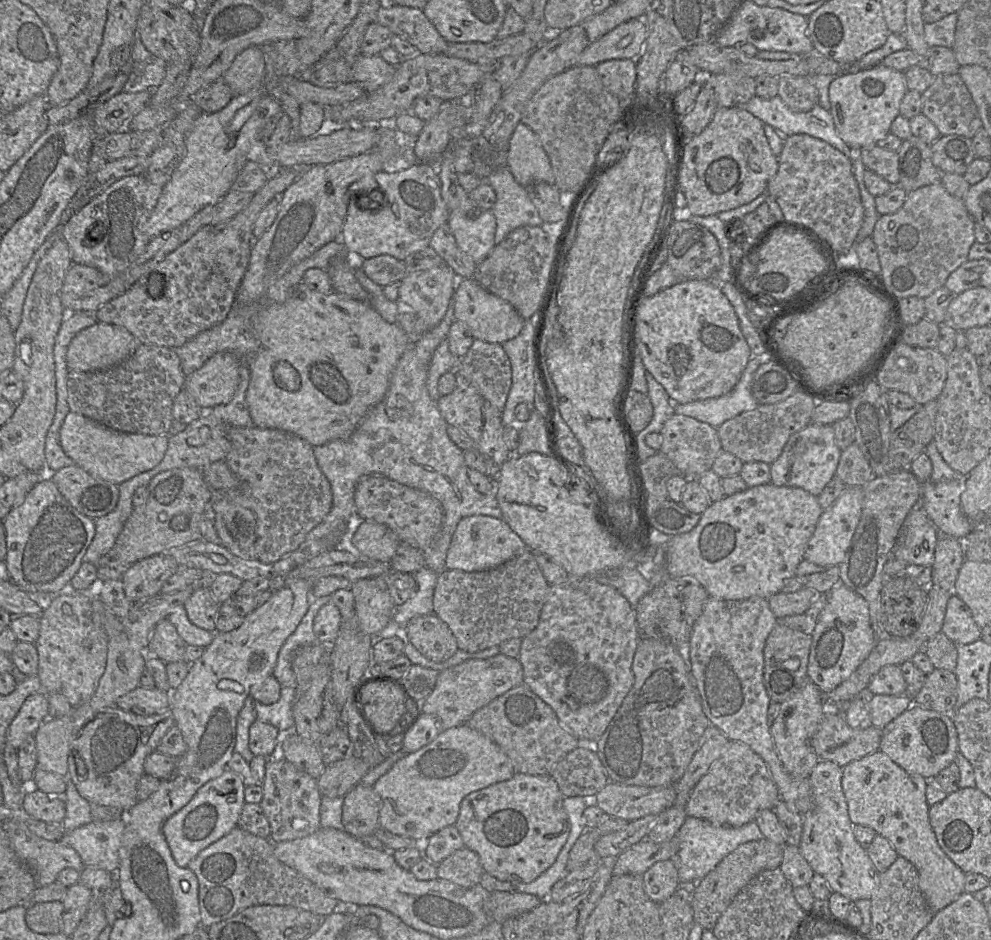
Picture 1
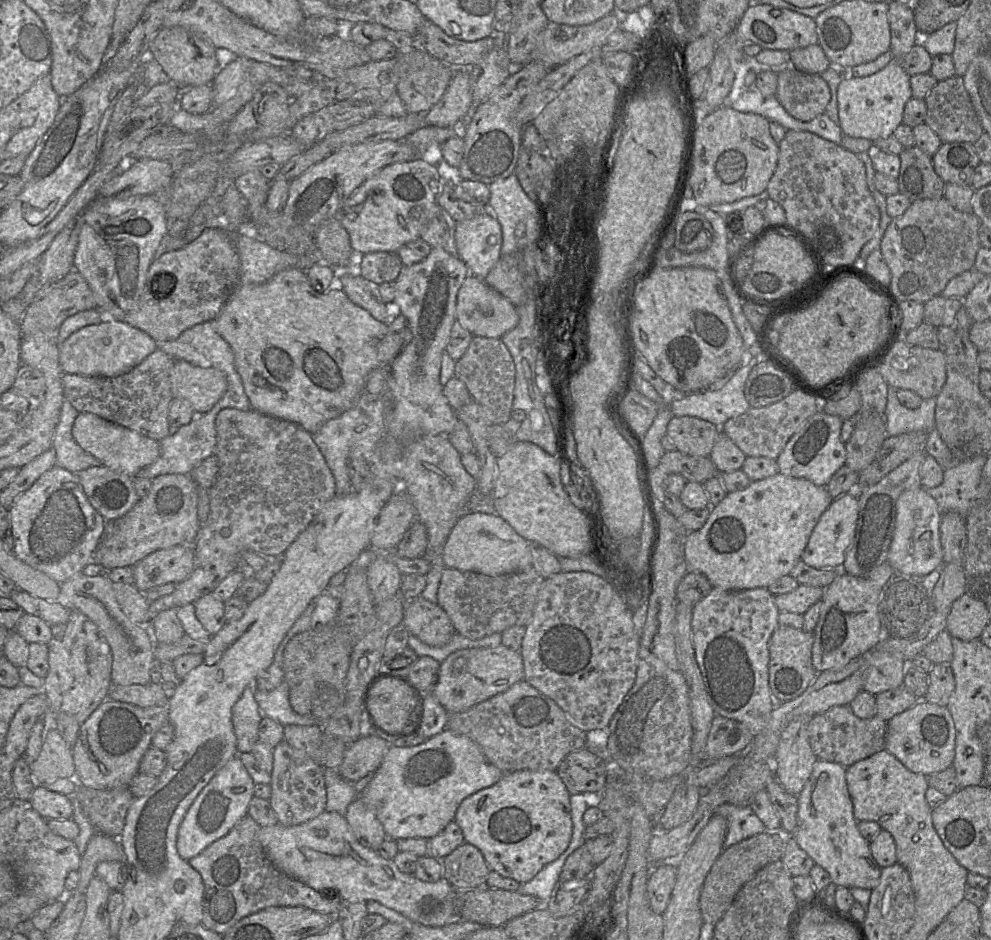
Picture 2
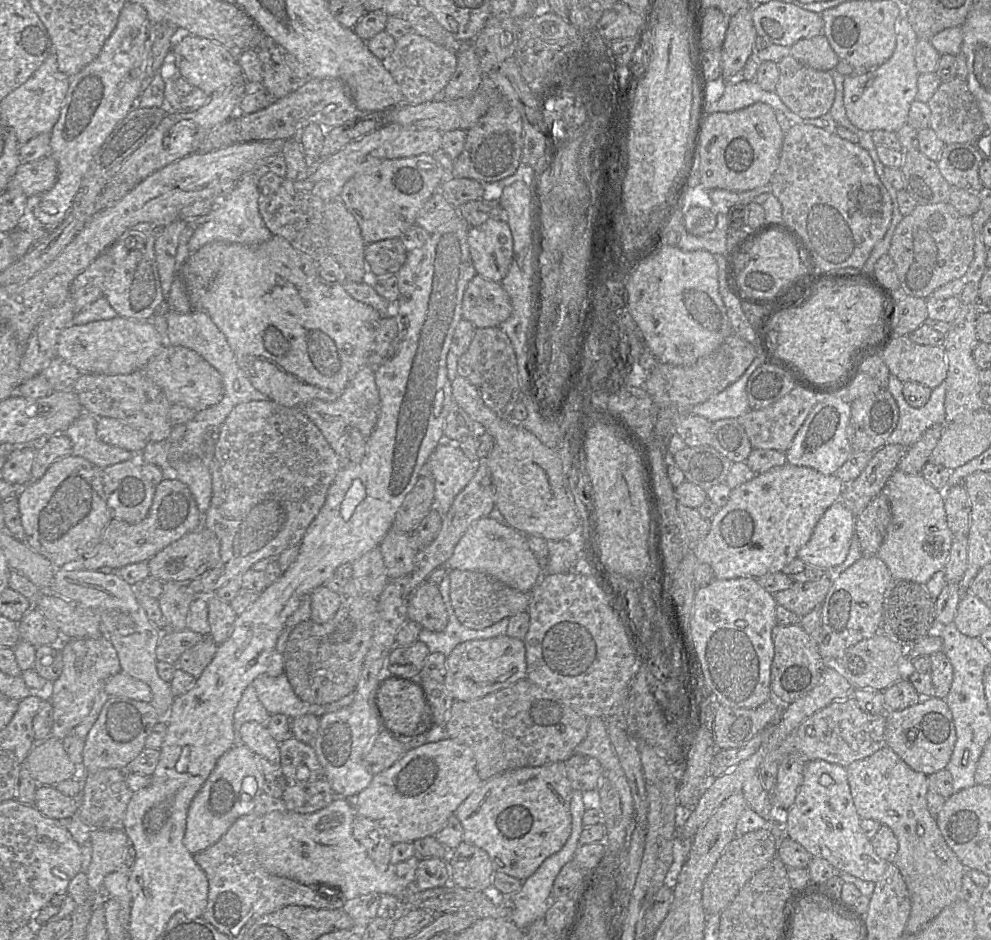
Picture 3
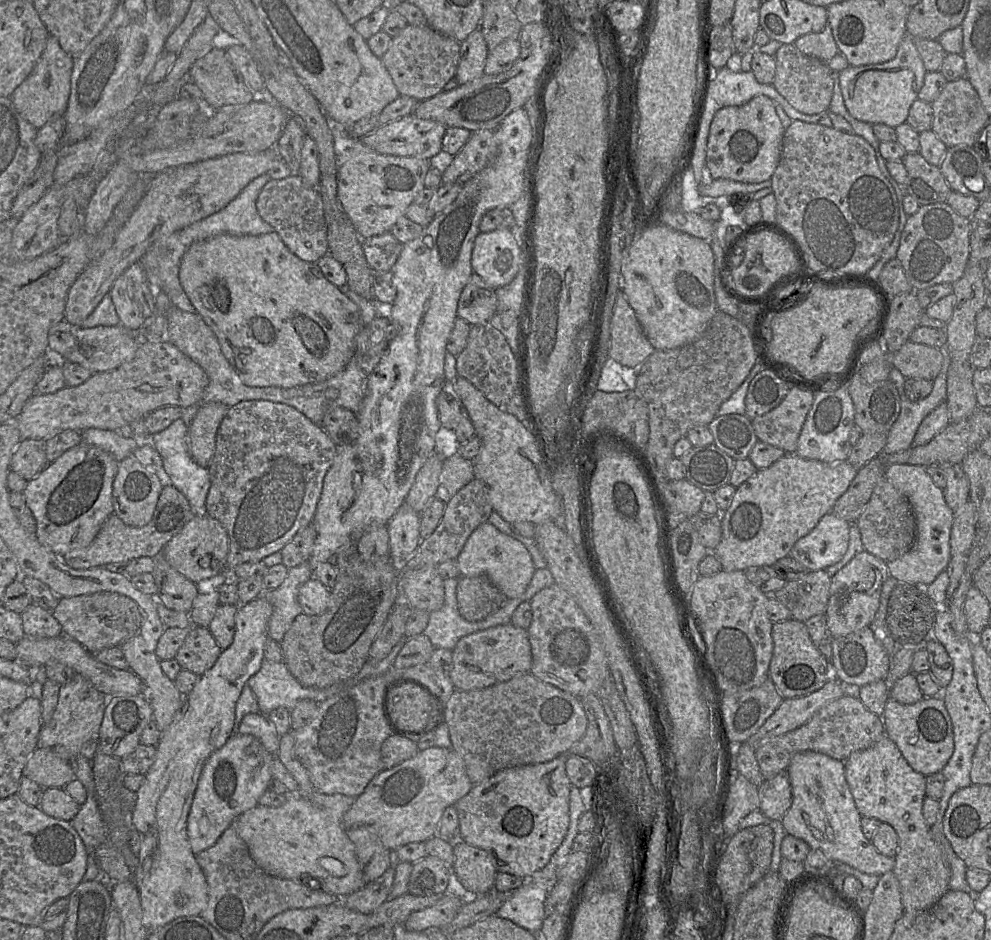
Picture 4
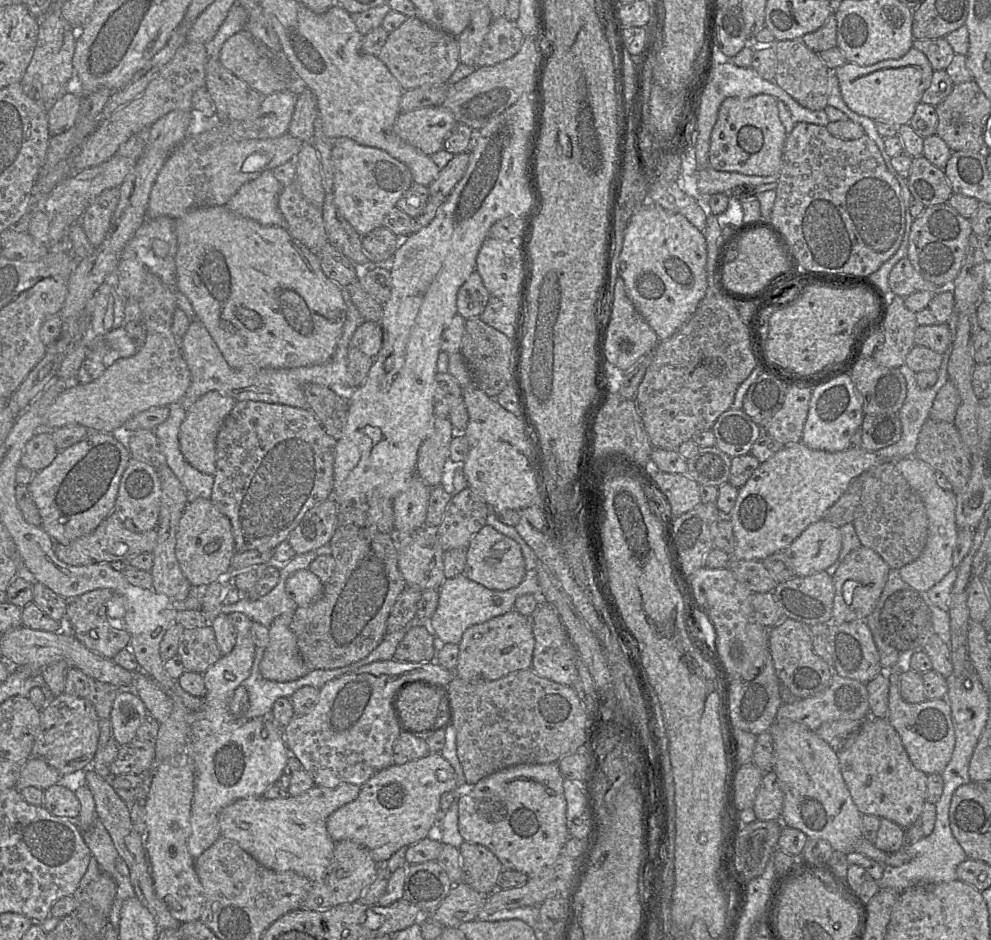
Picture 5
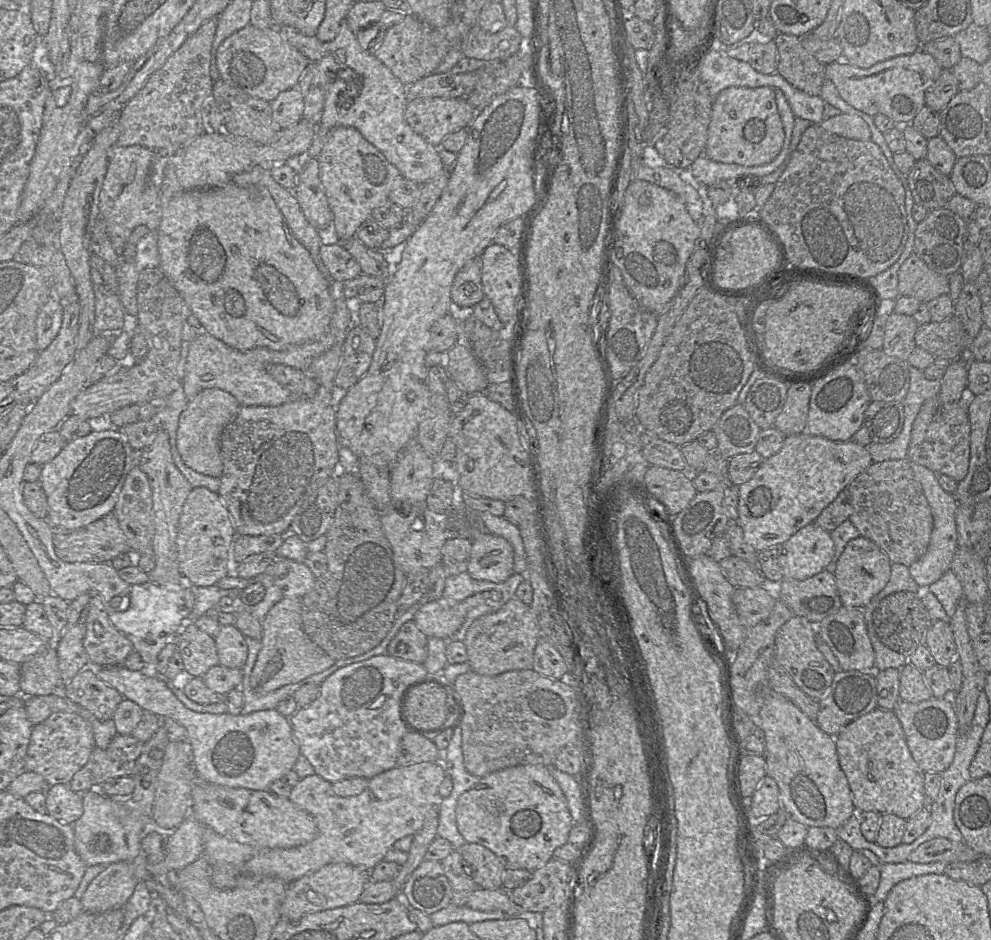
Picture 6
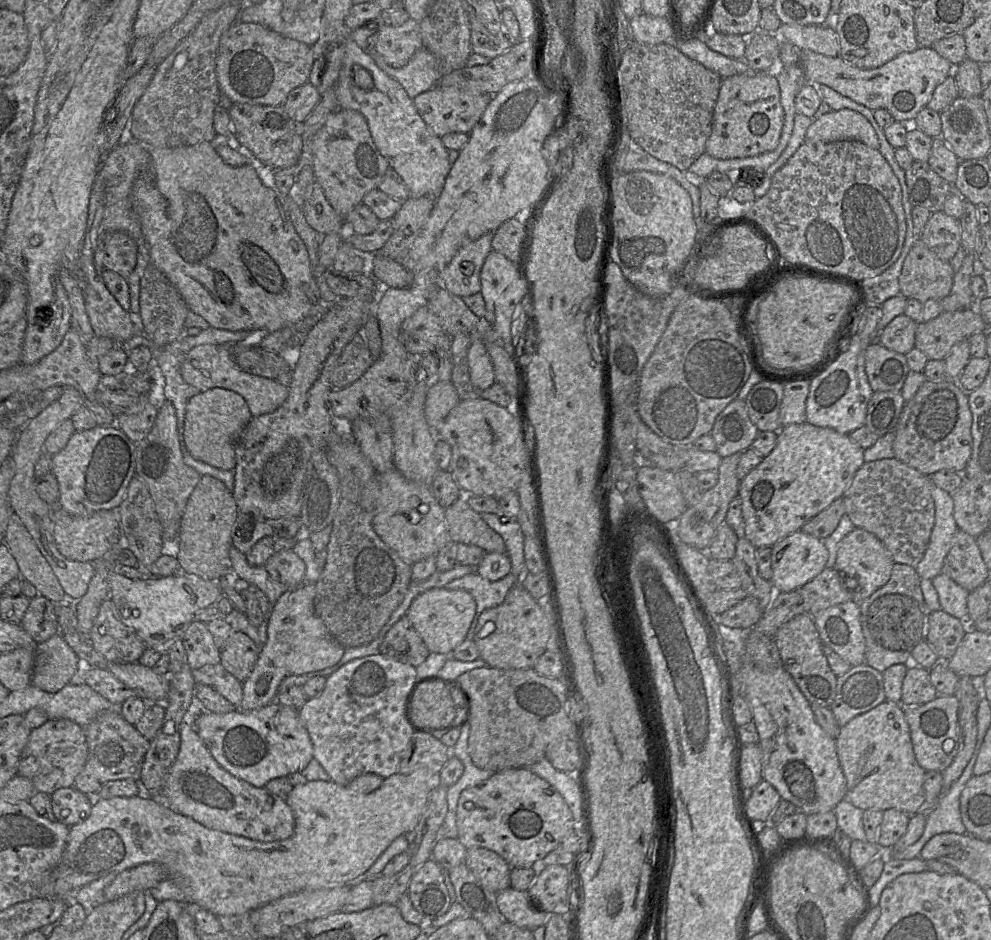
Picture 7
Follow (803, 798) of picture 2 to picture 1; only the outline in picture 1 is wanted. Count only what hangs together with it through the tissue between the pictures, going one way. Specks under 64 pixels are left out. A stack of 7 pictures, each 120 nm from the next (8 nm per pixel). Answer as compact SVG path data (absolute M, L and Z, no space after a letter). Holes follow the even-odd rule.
M819 760L809 780L813 793L813 809L802 815L800 853L814 873L827 881L832 892L837 892L855 902L871 899L878 888L880 873L855 839L853 823L848 815L848 806L842 790L842 768L828 760Z

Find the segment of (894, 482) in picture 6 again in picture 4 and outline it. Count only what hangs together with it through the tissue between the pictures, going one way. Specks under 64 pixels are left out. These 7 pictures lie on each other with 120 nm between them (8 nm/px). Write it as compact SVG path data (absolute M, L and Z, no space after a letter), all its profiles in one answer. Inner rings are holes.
M885 478L876 484L868 504L856 522L865 550L885 562L907 553L917 537L916 518L909 500Z

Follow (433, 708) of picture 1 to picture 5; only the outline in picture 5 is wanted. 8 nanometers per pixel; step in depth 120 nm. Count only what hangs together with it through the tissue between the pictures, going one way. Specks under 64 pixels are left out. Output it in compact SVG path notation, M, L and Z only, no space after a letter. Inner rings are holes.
M514 609L468 628L461 639L454 675L464 680L498 680L519 670L531 669L535 647L531 617Z

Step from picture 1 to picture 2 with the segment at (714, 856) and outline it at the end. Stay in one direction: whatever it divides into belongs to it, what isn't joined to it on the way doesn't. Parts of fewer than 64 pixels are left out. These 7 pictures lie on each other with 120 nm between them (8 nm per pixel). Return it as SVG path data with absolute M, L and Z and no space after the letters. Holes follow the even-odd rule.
M724 803L715 809L714 815L721 815L727 820L723 849L766 831L765 825L750 806L739 807Z

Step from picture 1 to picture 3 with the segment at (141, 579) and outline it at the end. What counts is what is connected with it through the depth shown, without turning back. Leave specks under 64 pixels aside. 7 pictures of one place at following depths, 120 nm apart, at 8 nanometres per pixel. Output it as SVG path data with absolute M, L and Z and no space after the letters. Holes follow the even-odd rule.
M201 526L163 548L147 561L149 573L162 582L188 583L215 568L220 561L220 543L214 532Z

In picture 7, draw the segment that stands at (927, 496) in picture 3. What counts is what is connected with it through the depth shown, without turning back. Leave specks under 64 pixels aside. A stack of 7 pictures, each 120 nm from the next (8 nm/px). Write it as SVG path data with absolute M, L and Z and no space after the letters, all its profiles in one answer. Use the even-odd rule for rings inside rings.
M933 484L932 497L935 507L934 526L925 554L915 567L921 579L929 580L942 572L945 558L958 531L952 494Z

